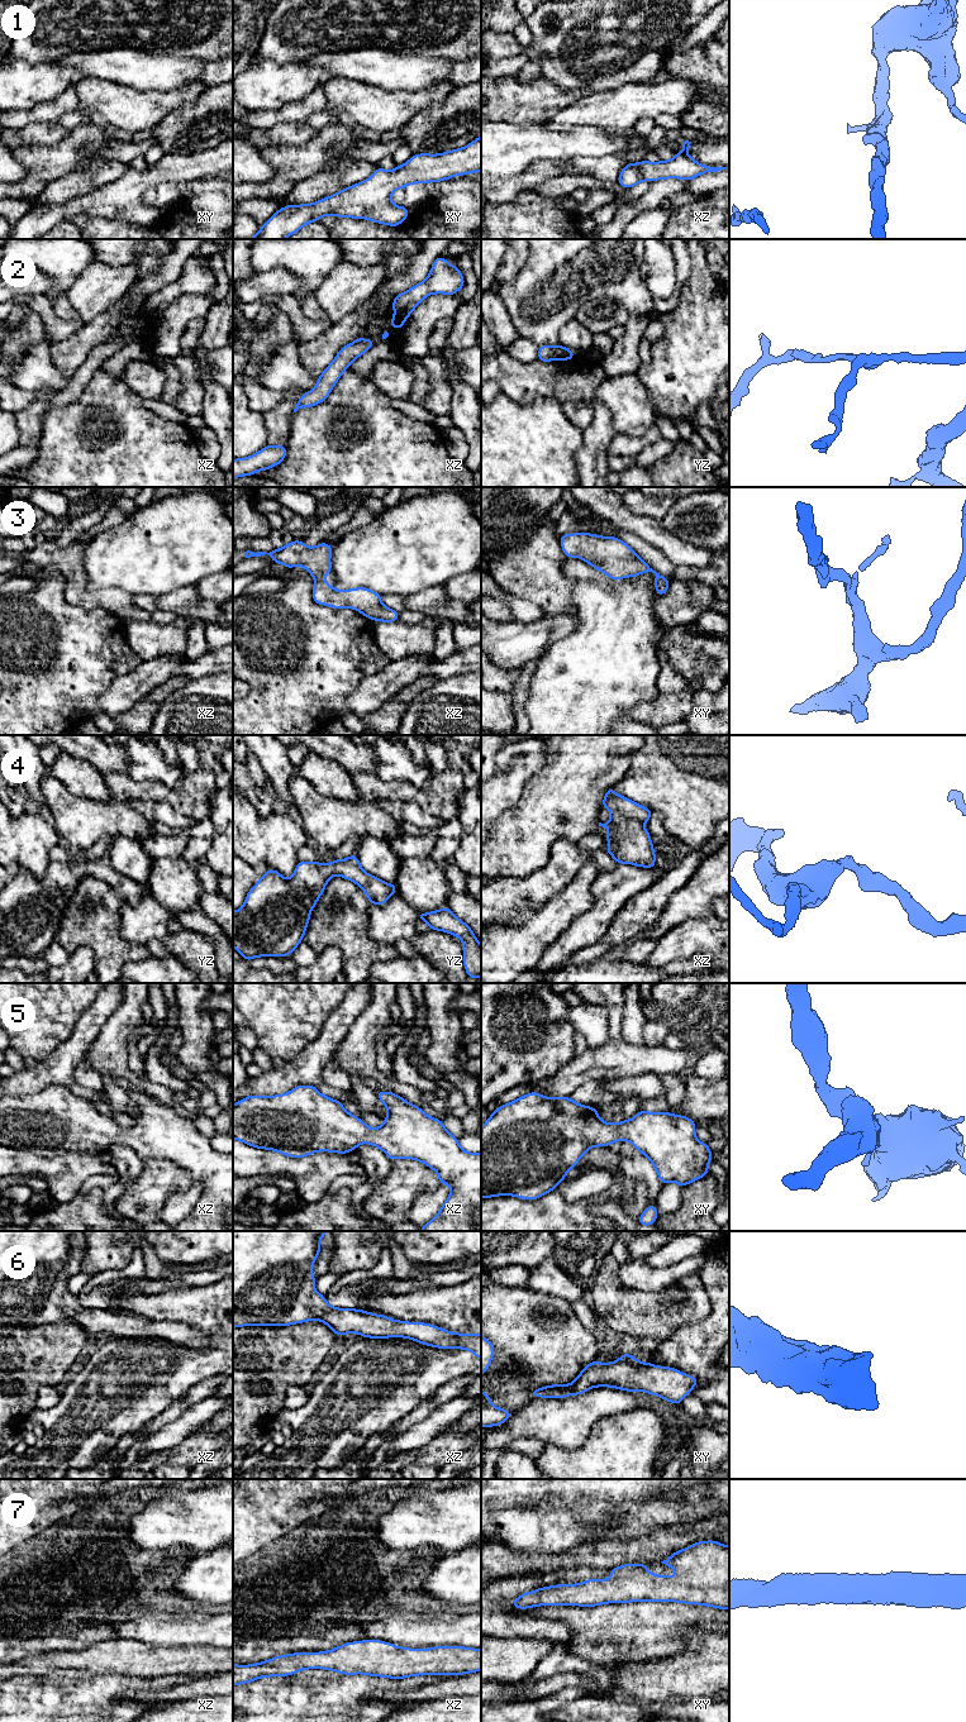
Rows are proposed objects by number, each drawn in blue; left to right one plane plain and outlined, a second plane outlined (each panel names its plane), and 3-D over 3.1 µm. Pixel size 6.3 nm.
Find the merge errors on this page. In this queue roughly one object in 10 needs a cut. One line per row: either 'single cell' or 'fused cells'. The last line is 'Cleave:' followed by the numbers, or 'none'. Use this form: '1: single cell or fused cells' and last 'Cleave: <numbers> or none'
1: single cell
2: fused cells
3: single cell
4: single cell
5: single cell
6: single cell
7: single cell
Cleave: 2

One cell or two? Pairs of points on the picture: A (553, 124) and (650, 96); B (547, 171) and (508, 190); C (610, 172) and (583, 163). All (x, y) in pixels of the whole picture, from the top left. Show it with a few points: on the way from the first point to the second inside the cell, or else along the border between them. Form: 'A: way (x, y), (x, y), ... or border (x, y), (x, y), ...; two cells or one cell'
A: way (577, 113), (617, 110), (626, 105); one cell
B: way (537, 172), (518, 185); one cell
C: way (604, 168), (589, 166); one cell

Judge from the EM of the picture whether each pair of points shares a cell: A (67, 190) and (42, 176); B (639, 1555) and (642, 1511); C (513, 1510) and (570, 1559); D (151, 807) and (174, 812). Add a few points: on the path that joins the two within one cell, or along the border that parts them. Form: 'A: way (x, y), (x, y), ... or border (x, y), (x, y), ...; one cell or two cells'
A: border (75, 170), (53, 179), (37, 196); two cells
B: border (670, 1529), (657, 1529), (651, 1534), (638, 1537); two cells
C: border (570, 1548), (546, 1554); two cells
D: way (156, 812), (169, 812); one cell

